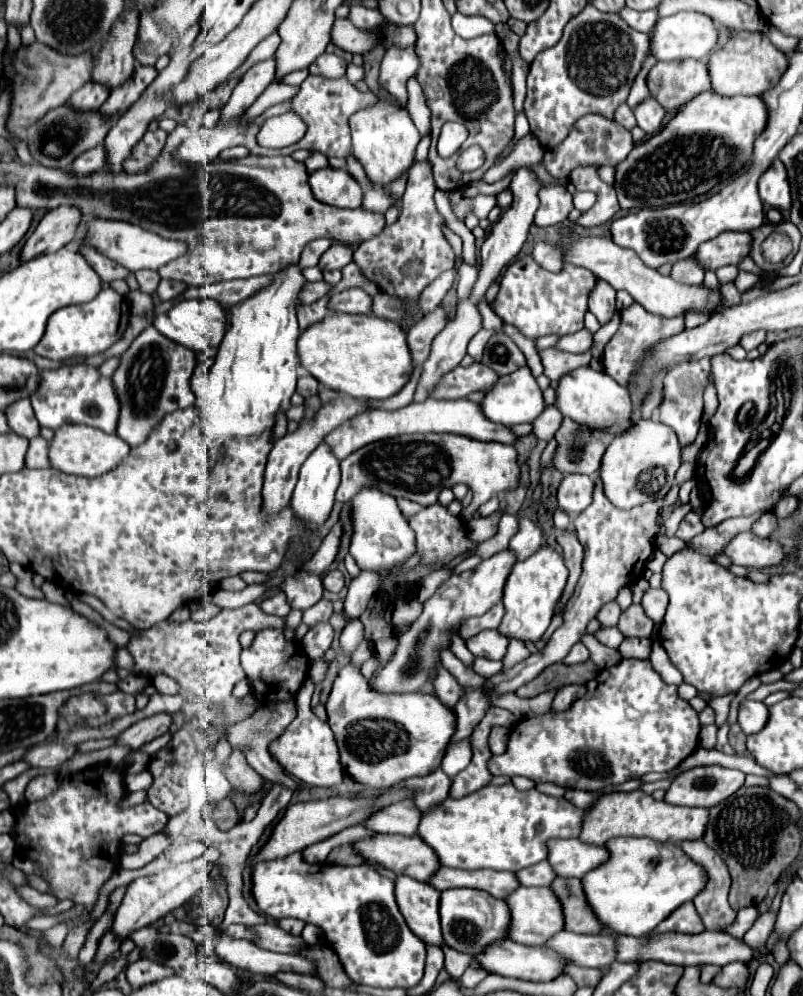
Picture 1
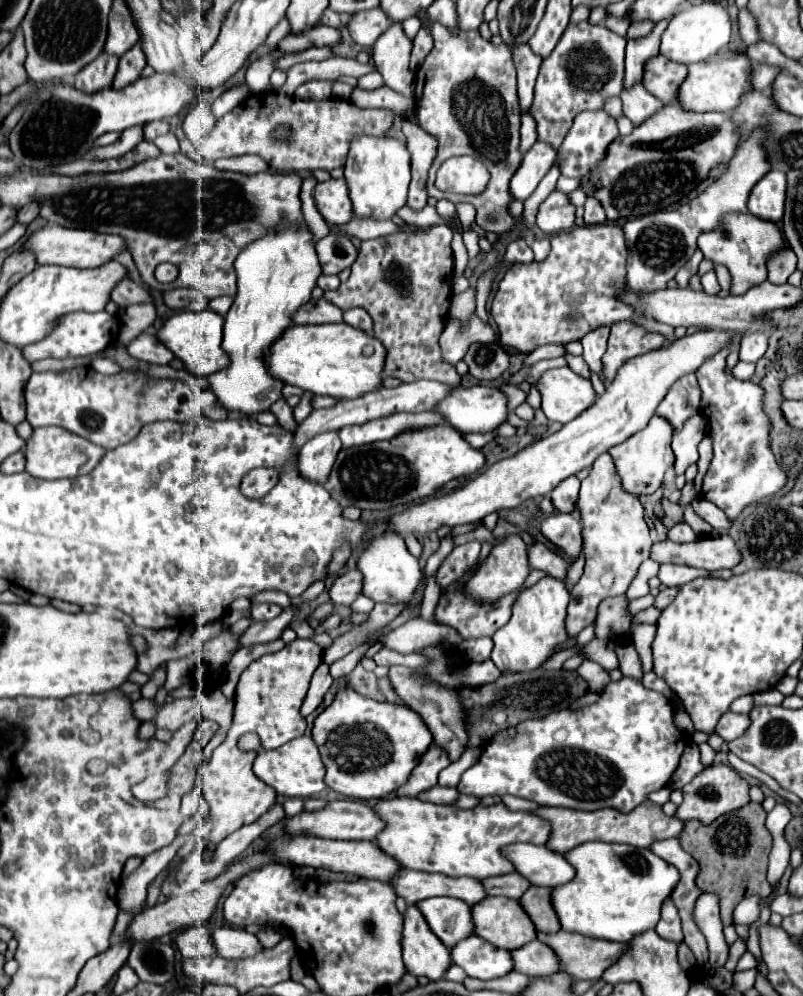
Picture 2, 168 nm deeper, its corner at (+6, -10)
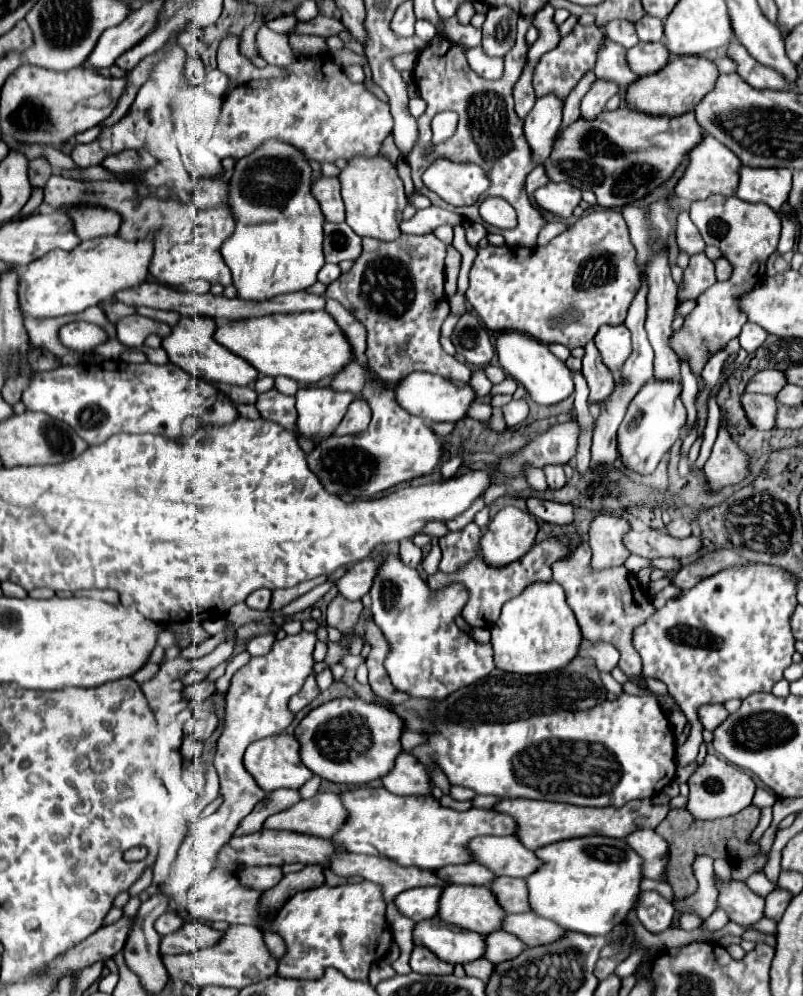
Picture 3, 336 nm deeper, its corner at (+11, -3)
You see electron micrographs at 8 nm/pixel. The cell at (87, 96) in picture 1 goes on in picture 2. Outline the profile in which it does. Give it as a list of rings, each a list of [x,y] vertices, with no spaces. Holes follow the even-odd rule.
[[[104,51],[92,61],[88,63],[74,79],[74,85],[82,91],[94,93],[100,91],[104,87],[110,87],[114,81],[118,69],[118,59],[116,55],[104,55]]]

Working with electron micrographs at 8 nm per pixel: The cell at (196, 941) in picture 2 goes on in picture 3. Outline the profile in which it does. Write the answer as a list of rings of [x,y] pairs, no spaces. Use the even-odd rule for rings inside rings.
[[[165,912],[163,916],[159,916],[159,920],[155,922],[155,928],[161,936],[167,936],[167,934],[173,934],[177,932],[181,926],[185,924],[185,920],[173,912]]]

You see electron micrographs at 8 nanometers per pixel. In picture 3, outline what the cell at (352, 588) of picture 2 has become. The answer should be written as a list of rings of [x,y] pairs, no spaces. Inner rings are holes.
[[[365,558],[365,560],[357,562],[355,566],[349,566],[345,576],[337,580],[339,594],[345,596],[347,600],[359,600],[361,596],[365,596],[369,592],[369,588],[371,588],[377,566],[379,564],[375,560],[371,560],[371,558]]]

